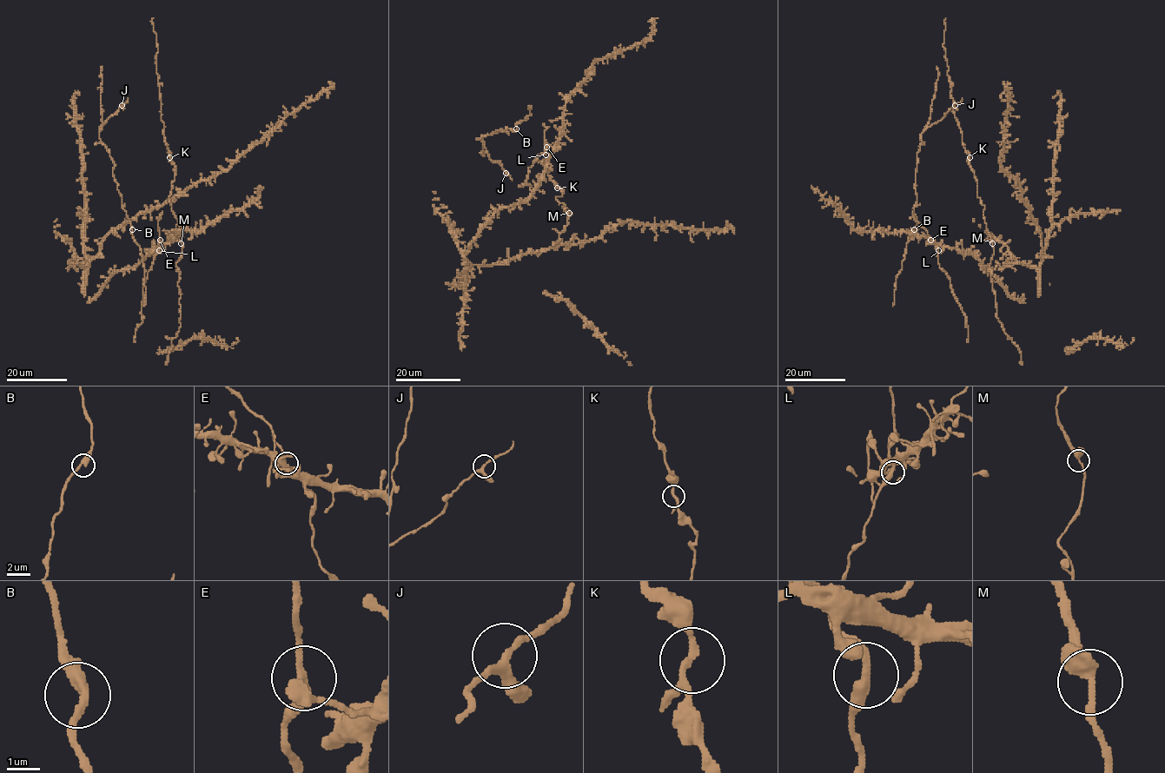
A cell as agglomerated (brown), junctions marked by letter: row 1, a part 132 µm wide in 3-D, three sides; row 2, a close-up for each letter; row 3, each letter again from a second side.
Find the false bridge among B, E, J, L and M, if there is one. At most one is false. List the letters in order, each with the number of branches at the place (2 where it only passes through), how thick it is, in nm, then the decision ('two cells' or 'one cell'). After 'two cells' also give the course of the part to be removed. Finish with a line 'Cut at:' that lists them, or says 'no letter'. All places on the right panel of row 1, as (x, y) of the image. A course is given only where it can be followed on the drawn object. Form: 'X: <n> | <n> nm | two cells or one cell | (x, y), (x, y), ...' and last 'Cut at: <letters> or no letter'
B: 2 | 340 nm | one cell
E: 3 | 240 nm | one cell
J: 3 | 240 nm | one cell
L: 3 | 280 nm | one cell
M: 3 | 300 nm | one cell
Cut at: no letter

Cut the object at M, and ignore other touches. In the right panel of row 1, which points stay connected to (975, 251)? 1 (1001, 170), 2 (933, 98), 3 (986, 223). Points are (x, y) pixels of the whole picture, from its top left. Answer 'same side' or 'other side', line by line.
1: same side
2: same side
3: other side

